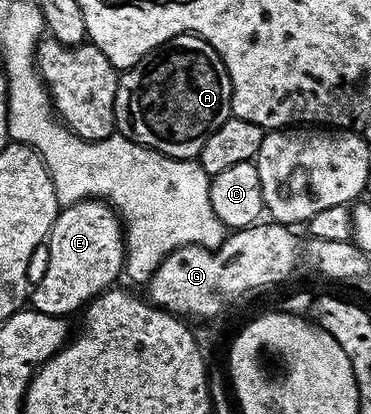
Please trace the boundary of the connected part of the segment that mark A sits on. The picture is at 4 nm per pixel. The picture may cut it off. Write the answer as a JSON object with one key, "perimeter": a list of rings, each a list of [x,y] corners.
{"perimeter":[[[183,32],[181,36],[167,40],[161,48],[147,52],[134,67],[123,69],[119,73],[116,82],[116,97],[114,98],[114,114],[116,115],[116,132],[125,136],[127,140],[132,140],[144,148],[152,148],[155,152],[160,152],[163,156],[169,156],[175,160],[196,160],[208,135],[214,130],[218,130],[218,126],[222,126],[222,122],[226,122],[232,116],[232,83],[228,77],[226,66],[220,55],[214,50],[214,46],[210,46],[210,42],[206,42],[198,35]]]}

